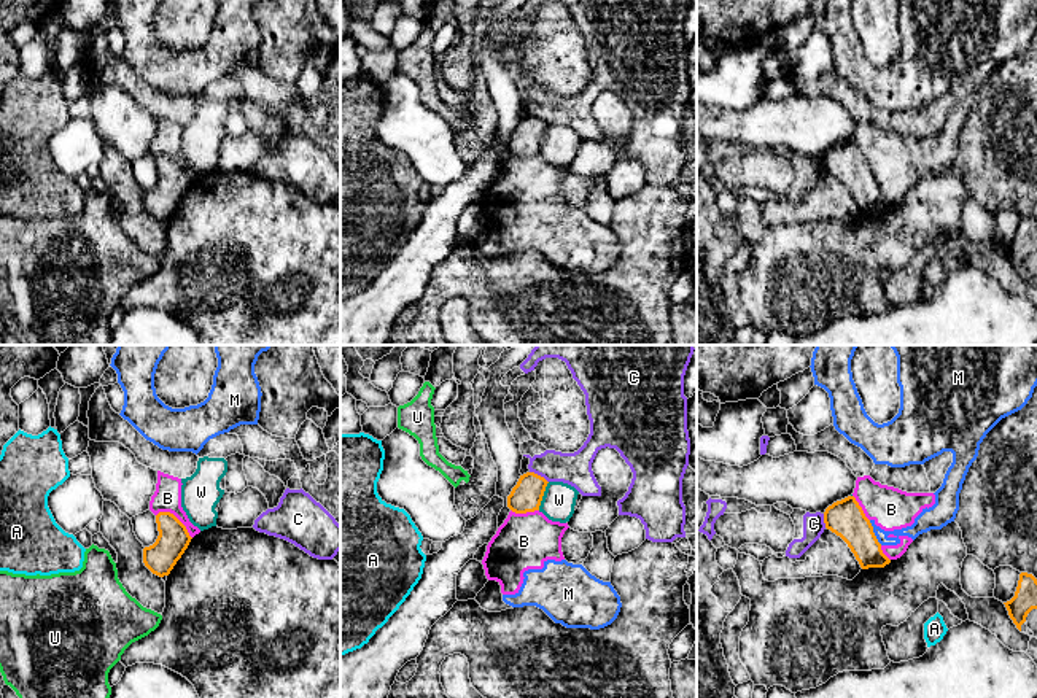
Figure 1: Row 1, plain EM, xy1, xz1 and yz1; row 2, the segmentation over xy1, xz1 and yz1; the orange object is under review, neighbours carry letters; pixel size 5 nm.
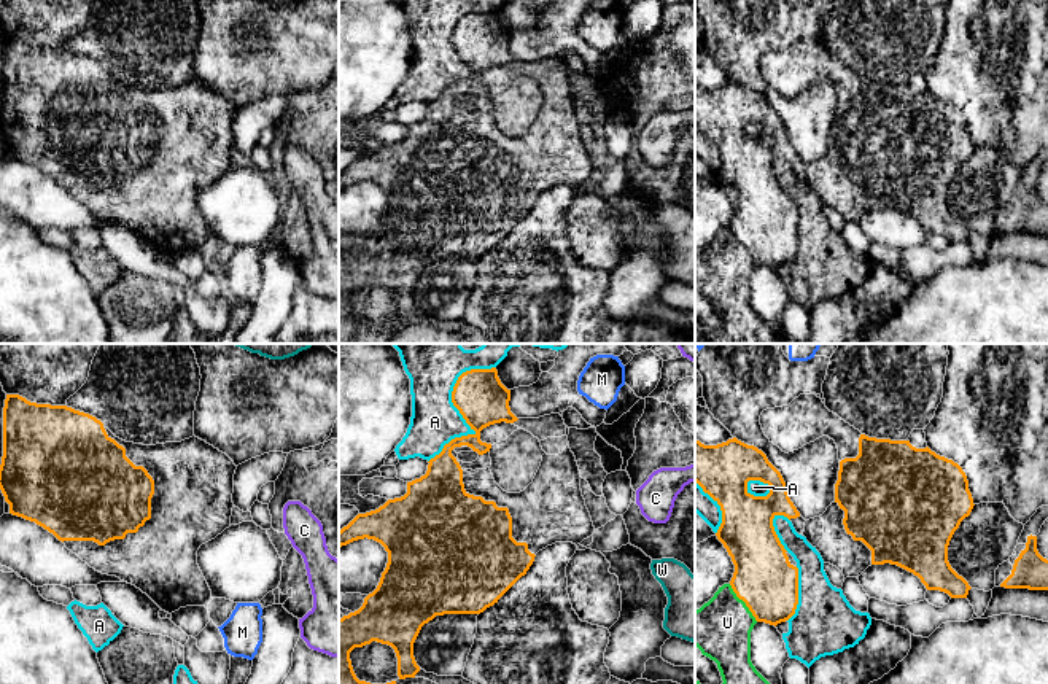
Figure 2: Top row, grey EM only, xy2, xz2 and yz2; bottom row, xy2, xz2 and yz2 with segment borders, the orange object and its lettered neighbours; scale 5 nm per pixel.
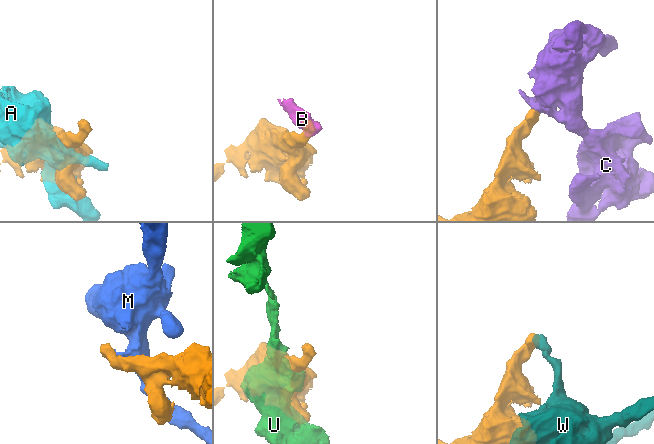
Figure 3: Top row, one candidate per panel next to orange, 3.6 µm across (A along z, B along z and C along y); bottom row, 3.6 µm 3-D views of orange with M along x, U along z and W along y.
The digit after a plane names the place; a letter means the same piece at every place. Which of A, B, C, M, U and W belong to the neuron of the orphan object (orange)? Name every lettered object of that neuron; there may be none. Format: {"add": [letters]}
{"add": []}

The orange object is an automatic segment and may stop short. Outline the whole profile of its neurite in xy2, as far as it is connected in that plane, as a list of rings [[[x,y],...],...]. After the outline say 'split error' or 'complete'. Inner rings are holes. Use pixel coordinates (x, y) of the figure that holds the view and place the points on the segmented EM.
[[[6,394],[3,407],[3,457],[0,464],[0,490],[5,501],[10,504],[10,514],[35,522],[59,541],[65,544],[68,550],[76,554],[83,562],[102,574],[116,576],[121,581],[135,585],[146,593],[162,611],[172,614],[186,606],[205,606],[212,598],[212,590],[197,565],[197,550],[202,544],[215,539],[226,528],[231,527],[232,515],[232,493],[234,493],[234,474],[237,466],[234,461],[213,445],[192,436],[181,442],[165,442],[156,445],[143,445],[126,442],[116,437],[108,428],[103,426],[95,417],[75,410],[67,406],[51,406],[30,402],[19,394]]]; split error

